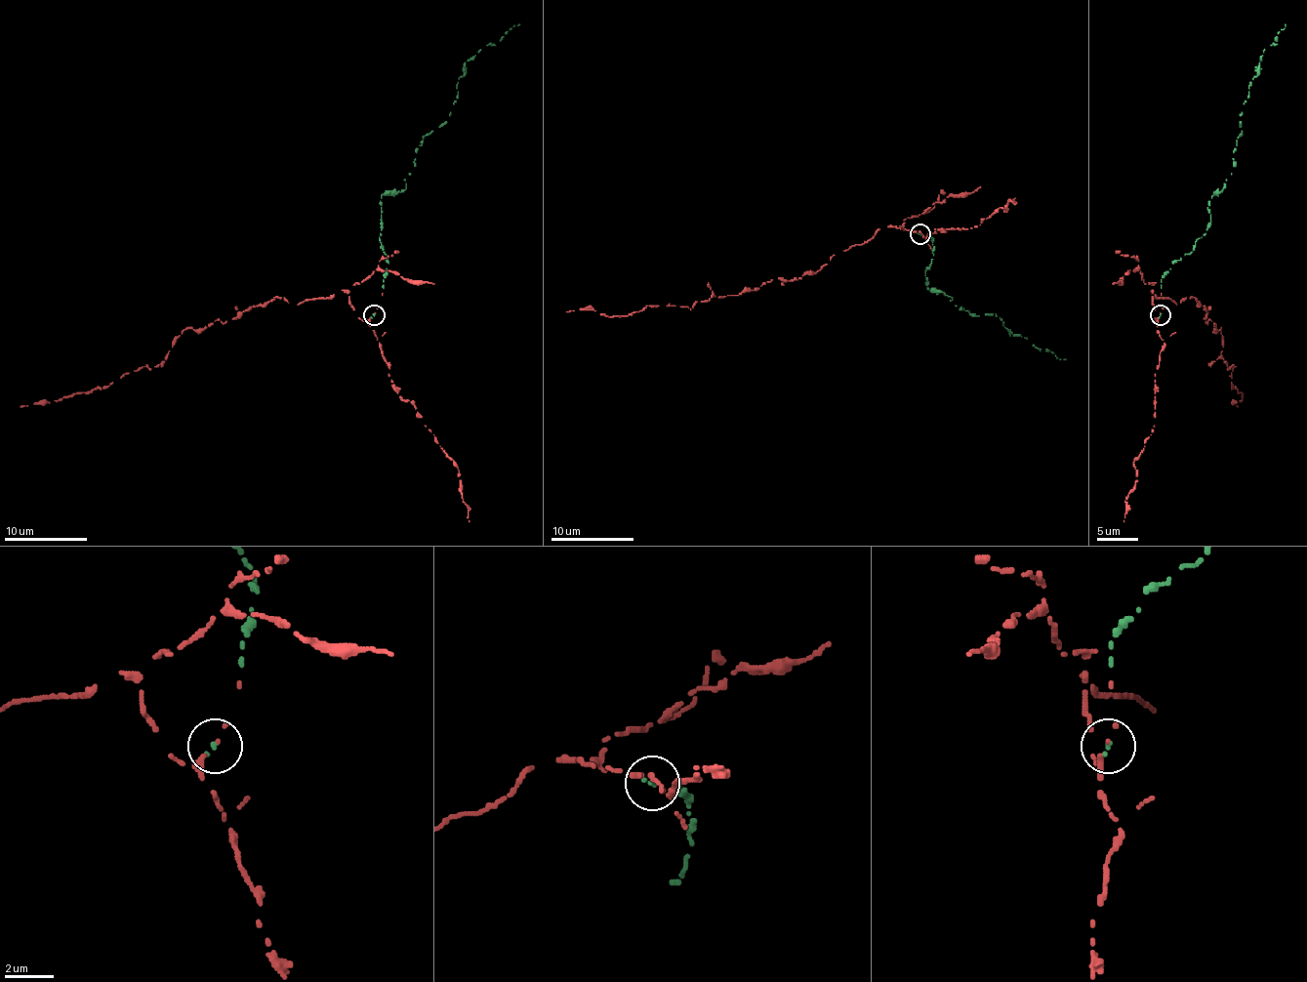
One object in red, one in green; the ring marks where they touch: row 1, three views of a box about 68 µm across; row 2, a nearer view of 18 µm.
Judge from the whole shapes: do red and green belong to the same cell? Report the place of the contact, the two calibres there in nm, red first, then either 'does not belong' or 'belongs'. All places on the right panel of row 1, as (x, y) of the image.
(1160, 314) | 190/150 nm | belongs

